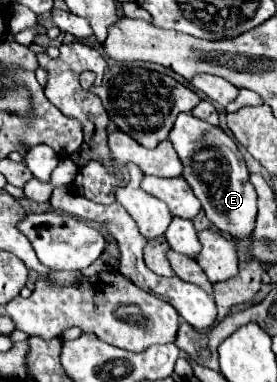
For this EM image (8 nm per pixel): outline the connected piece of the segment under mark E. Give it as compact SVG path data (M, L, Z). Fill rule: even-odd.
M183 112L177 116L169 140L183 164L183 178L201 200L209 222L215 224L219 230L233 234L239 240L237 250L241 260L249 260L251 254L247 254L247 246L251 240L251 230L255 226L257 194L249 182L249 172L235 140L229 138L219 126L211 126L195 118L191 112Z

